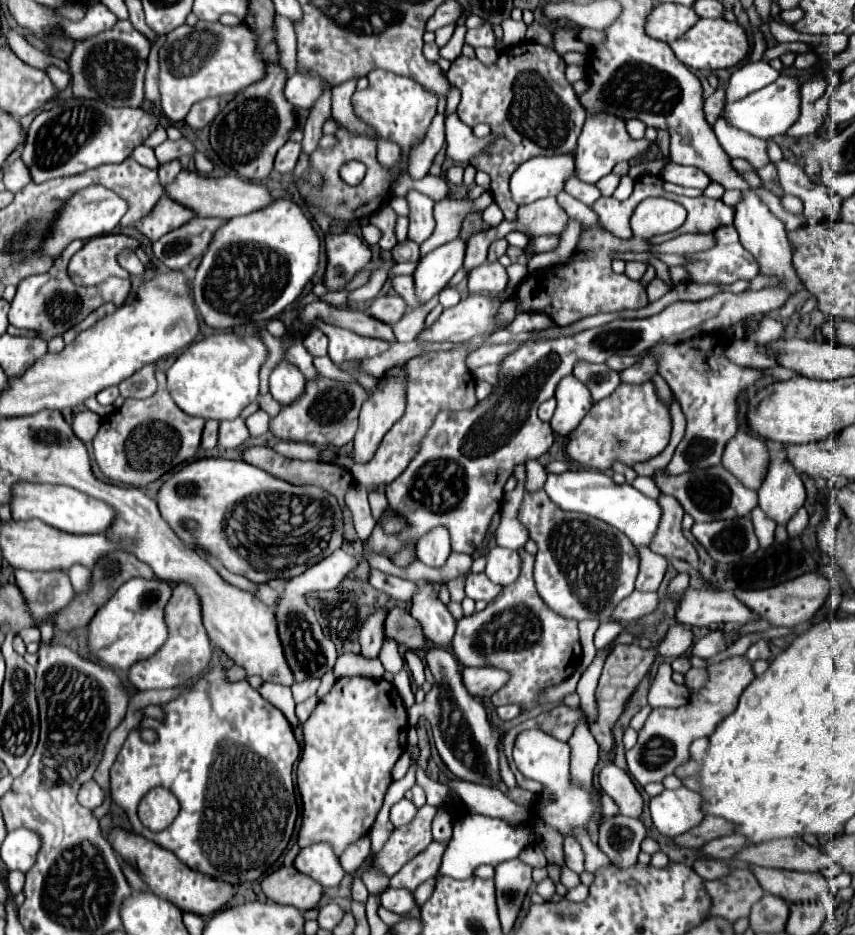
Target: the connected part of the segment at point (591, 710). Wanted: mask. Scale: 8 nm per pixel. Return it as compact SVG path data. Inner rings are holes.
M614 641L608 643L604 649L600 649L594 657L594 661L590 663L590 667L582 673L580 681L578 681L578 689L576 693L580 695L580 703L582 703L582 709L586 713L586 717L590 721L594 721L596 717L596 699L594 699L594 693L596 693L596 685L598 685L598 677L602 673L602 667L604 667L604 661L610 653L610 649L614 647Z

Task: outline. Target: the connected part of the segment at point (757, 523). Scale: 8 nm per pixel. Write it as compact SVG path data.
M756 507L752 511L752 523L754 523L754 531L756 531L756 537L760 541L760 547L762 549L768 549L772 543L774 543L774 523L770 523L770 519L760 511L760 507Z

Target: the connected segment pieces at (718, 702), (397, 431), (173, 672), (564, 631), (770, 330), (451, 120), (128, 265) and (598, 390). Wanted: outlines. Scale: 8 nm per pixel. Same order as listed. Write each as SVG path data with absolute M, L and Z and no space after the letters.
M744 655L728 657L720 663L712 663L706 667L706 671L708 677L702 689L698 691L698 695L678 709L654 709L646 719L644 727L638 731L636 745L630 751L626 751L628 771L642 787L648 783L662 781L664 777L672 775L676 767L684 765L690 759L688 753L690 743L698 737L710 737L716 725L724 719L724 715L730 715L736 709L742 691L756 677L752 665Z
M476 335L470 341L460 343L458 347L450 349L450 351L432 351L432 353L424 353L420 357L414 357L408 363L408 403L406 403L406 411L404 415L394 423L394 427L384 435L384 439L380 441L376 455L372 457L372 461L368 463L348 463L348 471L352 471L354 479L364 485L386 485L392 483L406 467L408 463L416 457L416 453L420 451L420 443L424 439L424 435L428 433L428 429L432 427L436 415L440 411L460 411L460 409L472 409L478 399L474 395L474 377L470 373L470 369L466 367L466 357L482 347L488 341L490 335Z
M176 585L172 591L172 597L164 609L164 621L168 627L168 639L166 643L148 659L136 661L128 669L128 681L138 691L148 689L170 689L188 683L188 679L198 677L212 655L212 645L206 635L206 629L202 625L202 613L200 613L200 601L196 593L188 585Z
M524 547L518 553L522 557L522 573L516 583L504 587L484 611L458 621L452 651L462 667L496 667L510 675L508 683L490 697L496 707L516 703L524 711L532 711L544 689L562 683L576 671L582 647L576 621L560 617L540 599L532 577L534 555Z
M762 317L762 321L758 323L758 327L754 331L746 333L746 339L748 341L756 341L760 345L766 345L770 341L780 339L782 333L784 333L784 327L782 327L780 321L772 319L772 317Z
M450 113L446 117L446 155L452 157L455 162L469 163L492 139L492 135L476 139L472 135L472 129L462 123L456 113Z
M132 251L120 253L118 263L120 263L132 277L142 277L142 275L144 275L144 265L142 265L140 259L136 257L136 253L132 253Z
M578 363L574 367L574 377L584 383L594 401L600 401L614 392L620 385L620 377L616 371L608 369L606 365L592 365L592 363Z

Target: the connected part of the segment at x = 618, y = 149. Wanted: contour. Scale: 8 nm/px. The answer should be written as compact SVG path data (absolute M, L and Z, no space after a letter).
M588 113L584 129L578 137L578 147L576 147L576 177L586 181L586 183L596 183L604 175L612 171L612 167L620 161L630 161L640 155L646 155L654 143L648 141L646 137L642 139L632 139L626 131L624 119L610 115L610 113Z

